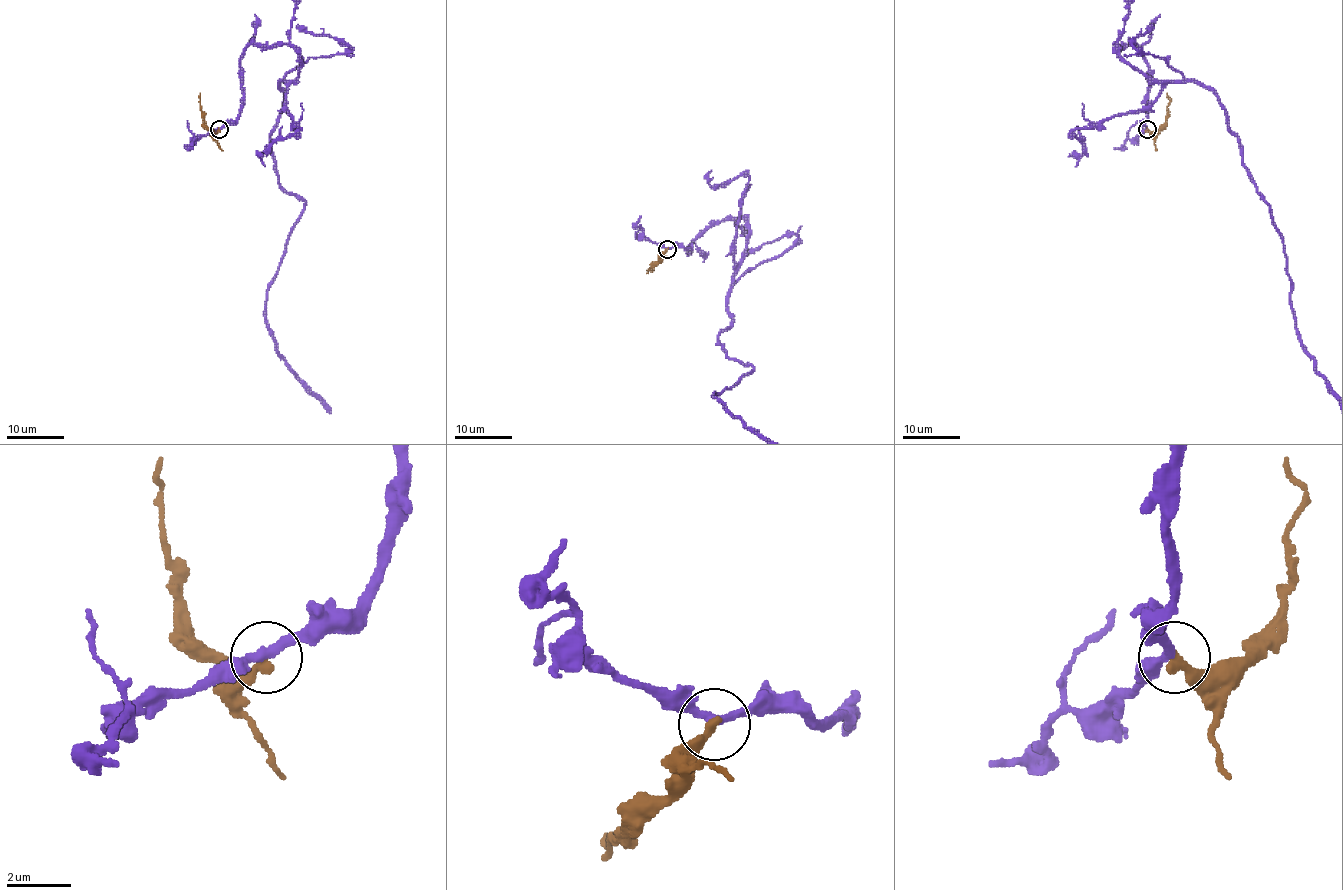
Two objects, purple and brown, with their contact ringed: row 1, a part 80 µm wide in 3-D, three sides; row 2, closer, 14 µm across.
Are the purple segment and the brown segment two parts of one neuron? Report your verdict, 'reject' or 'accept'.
accept

